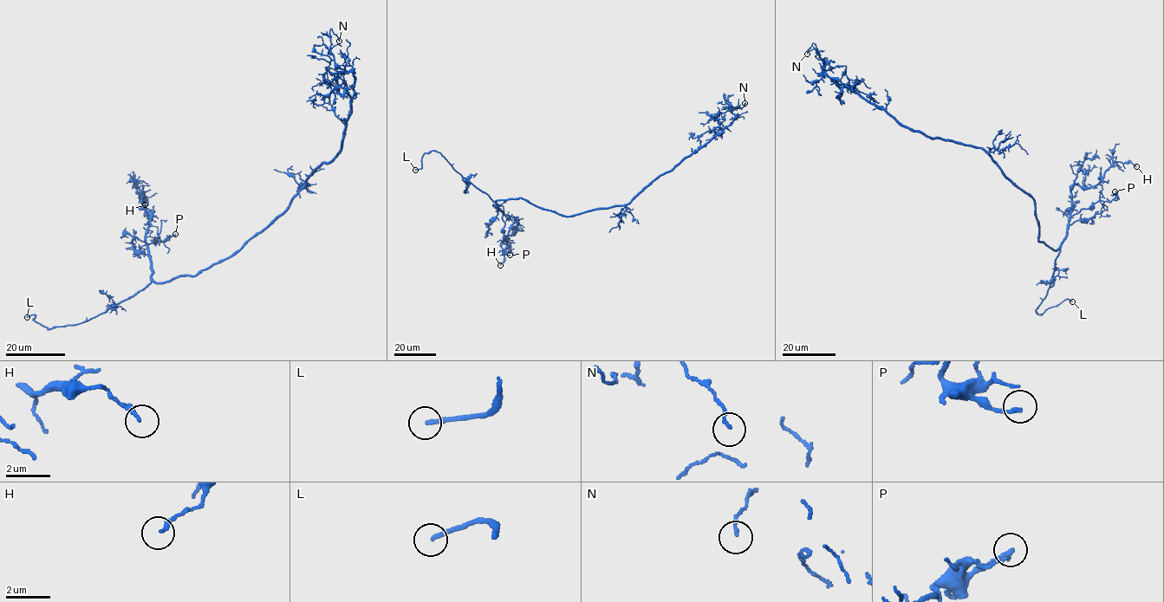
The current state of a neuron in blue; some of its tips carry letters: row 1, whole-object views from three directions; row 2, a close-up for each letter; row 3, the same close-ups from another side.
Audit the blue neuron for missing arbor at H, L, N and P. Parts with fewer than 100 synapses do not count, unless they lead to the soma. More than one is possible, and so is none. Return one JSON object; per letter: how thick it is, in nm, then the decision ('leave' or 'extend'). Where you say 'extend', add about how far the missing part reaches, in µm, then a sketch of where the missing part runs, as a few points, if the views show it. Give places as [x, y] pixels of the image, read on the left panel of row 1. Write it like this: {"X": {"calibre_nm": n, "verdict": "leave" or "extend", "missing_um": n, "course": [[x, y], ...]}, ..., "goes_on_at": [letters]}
{"H": {"calibre_nm": 200, "verdict": "leave"}, "L": {"calibre_nm": 190, "verdict": "extend", "missing_um": 15, "course": [[27, 317], [6, 327], [6, 324]]}, "N": {"calibre_nm": 110, "verdict": "leave"}, "P": {"calibre_nm": 170, "verdict": "leave"}, "goes_on_at": ["L"]}

